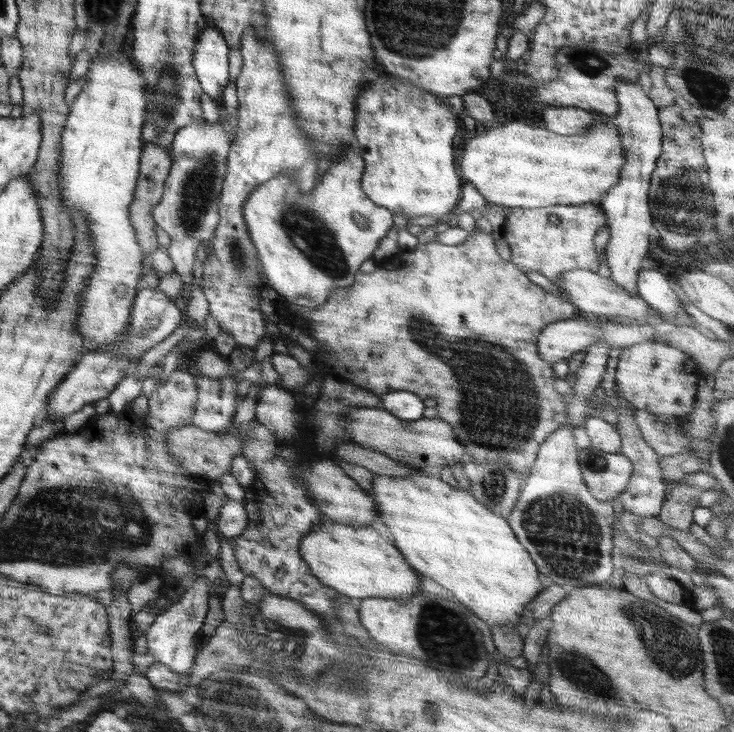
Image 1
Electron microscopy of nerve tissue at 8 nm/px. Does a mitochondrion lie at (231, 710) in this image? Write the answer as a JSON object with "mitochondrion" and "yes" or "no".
{"mitochondrion":"yes"}

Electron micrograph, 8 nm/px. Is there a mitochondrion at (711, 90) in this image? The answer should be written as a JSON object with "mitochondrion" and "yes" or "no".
{"mitochondrion":"yes"}

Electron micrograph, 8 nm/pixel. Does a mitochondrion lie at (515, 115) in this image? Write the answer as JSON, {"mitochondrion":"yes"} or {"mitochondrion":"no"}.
{"mitochondrion":"no"}

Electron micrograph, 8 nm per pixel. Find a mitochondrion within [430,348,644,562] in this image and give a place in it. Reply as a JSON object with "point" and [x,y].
{"point":[494,486]}

